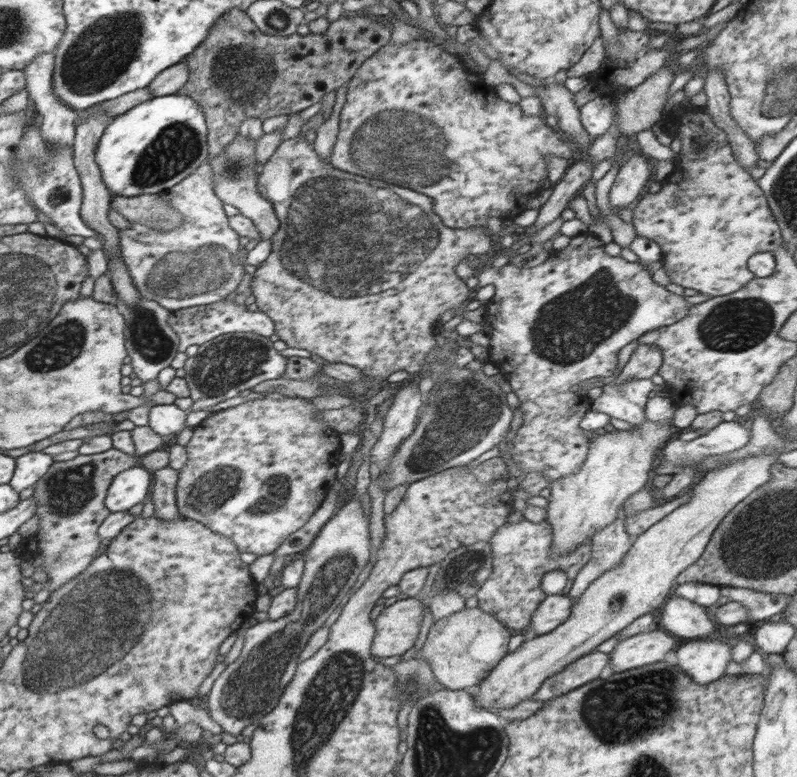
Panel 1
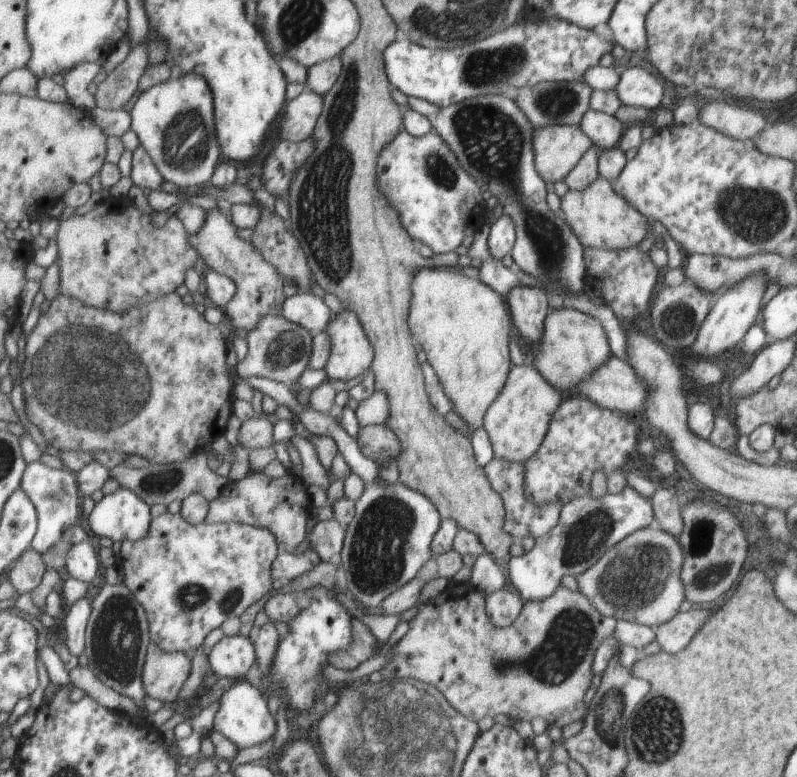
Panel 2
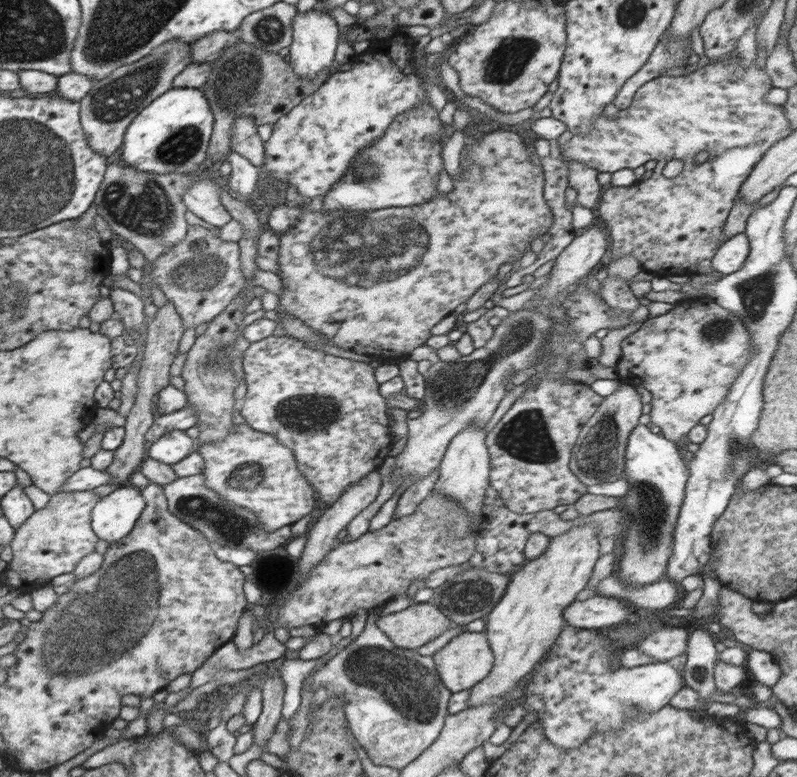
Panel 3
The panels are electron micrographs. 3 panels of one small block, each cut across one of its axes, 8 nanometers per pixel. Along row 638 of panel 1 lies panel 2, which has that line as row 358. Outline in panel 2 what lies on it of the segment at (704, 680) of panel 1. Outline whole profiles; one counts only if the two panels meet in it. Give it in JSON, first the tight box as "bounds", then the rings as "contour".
{"bounds":[690,271,767,359],"contour":[[[757,271],[755,275],[749,275],[740,281],[740,284],[730,287],[724,294],[716,297],[700,325],[701,330],[697,332],[697,337],[690,346],[690,352],[704,359],[718,358],[728,351],[737,352],[744,335],[761,314],[761,300],[766,294],[766,288],[767,275],[763,271]]]}

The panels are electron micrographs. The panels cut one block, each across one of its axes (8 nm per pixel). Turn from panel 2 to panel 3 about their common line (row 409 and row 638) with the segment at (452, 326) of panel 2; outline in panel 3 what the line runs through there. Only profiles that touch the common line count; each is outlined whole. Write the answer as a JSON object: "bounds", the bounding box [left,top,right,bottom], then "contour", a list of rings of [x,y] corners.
{"bounds":[432,630,495,693],"contour":[[[467,630],[454,637],[432,657],[442,684],[453,693],[471,689],[478,684],[491,672],[495,662],[494,651],[490,649],[486,633],[468,632]]]}

